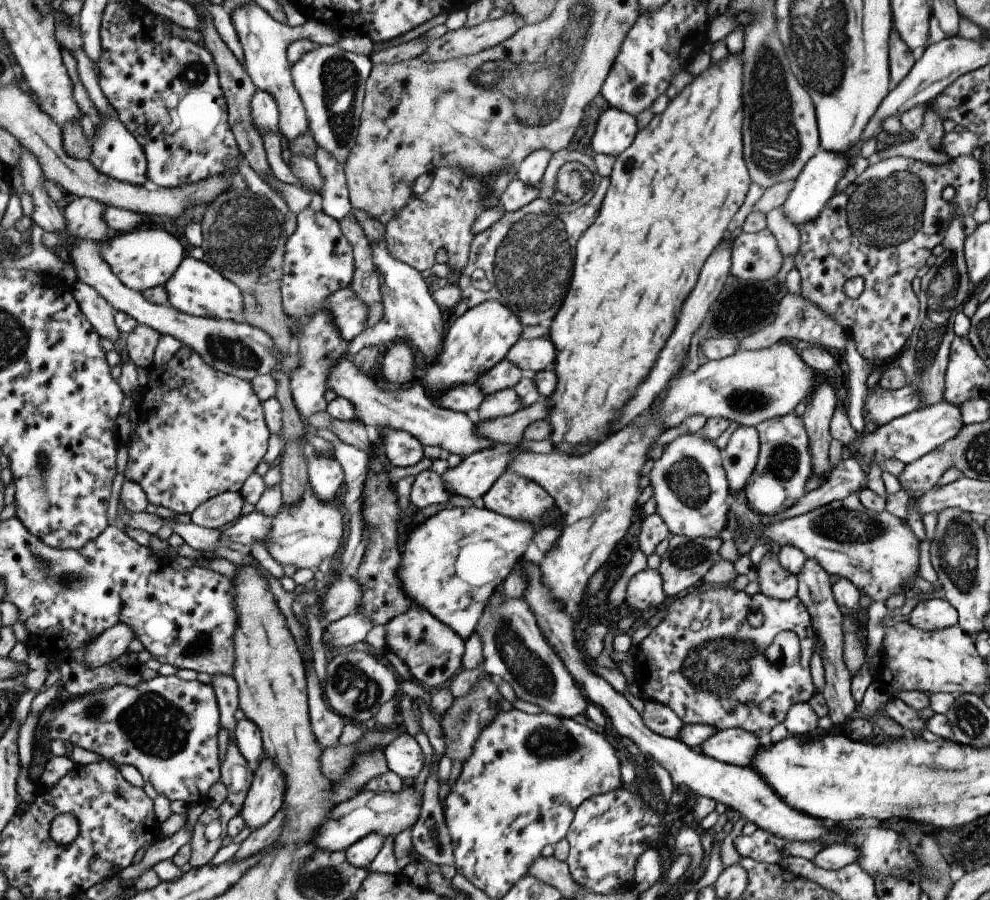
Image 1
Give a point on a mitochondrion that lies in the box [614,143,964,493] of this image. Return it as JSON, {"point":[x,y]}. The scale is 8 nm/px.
{"point":[885,212]}

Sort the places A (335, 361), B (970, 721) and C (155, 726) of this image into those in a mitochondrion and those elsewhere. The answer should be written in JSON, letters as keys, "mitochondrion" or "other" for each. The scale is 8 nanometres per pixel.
{"A":"other","B":"mitochondrion","C":"mitochondrion"}

